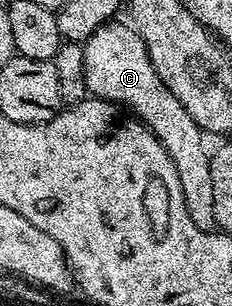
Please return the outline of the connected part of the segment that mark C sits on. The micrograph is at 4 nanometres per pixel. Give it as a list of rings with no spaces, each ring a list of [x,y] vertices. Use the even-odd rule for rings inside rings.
[[[112,21],[95,31],[84,44],[84,81],[86,92],[103,101],[127,108],[148,126],[168,151],[180,179],[182,202],[197,229],[212,232],[216,228],[214,191],[212,188],[210,152],[203,147],[204,132],[187,109],[171,95],[159,79],[149,52],[136,29],[126,22]]]

